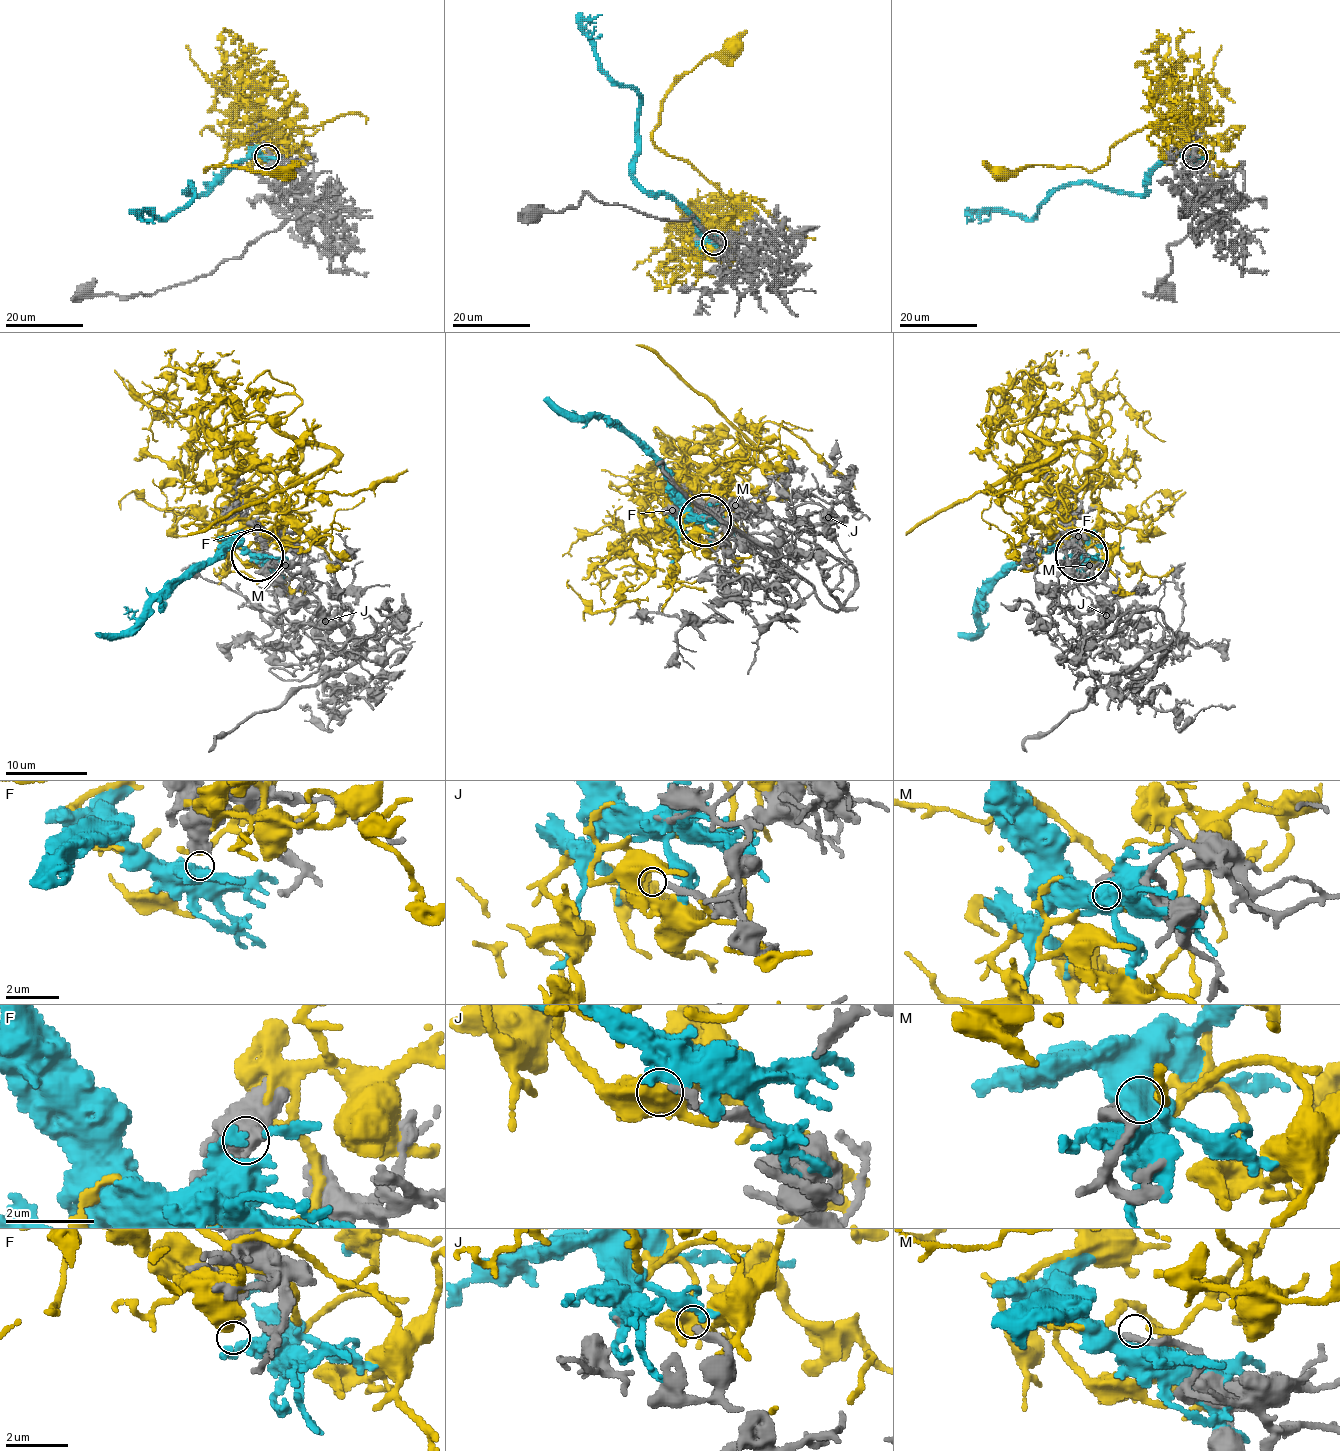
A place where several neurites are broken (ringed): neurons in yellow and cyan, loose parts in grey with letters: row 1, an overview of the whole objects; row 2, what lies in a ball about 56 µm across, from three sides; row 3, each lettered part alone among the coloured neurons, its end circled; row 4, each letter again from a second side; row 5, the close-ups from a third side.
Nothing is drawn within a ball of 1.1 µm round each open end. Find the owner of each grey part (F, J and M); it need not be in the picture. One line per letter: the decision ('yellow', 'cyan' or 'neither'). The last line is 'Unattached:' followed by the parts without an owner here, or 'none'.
F: cyan
J: neither
M: yellow
Unattached: J

